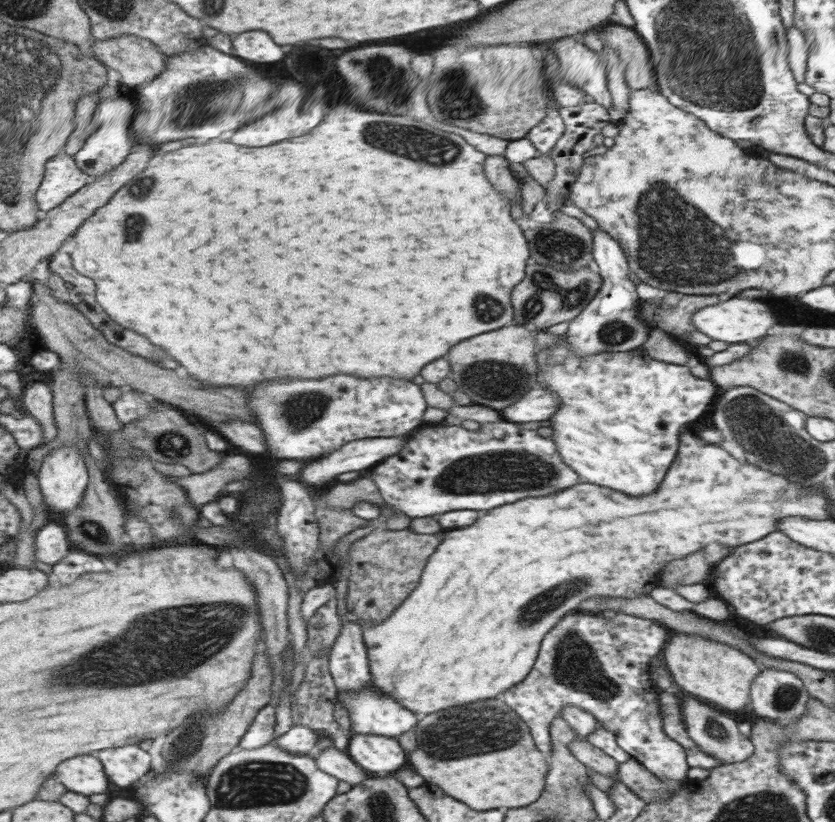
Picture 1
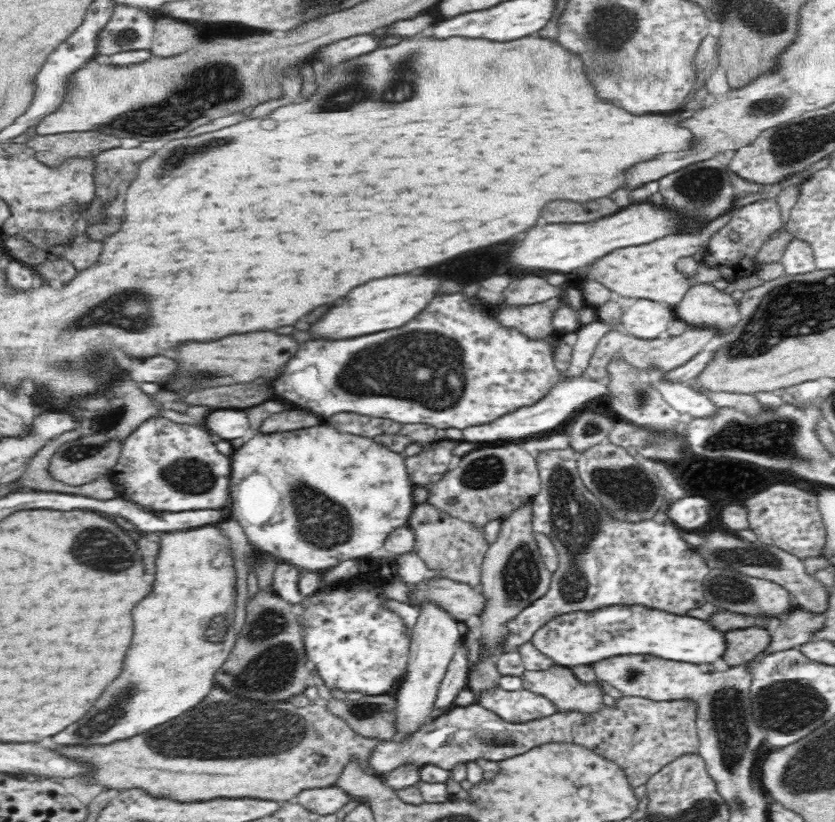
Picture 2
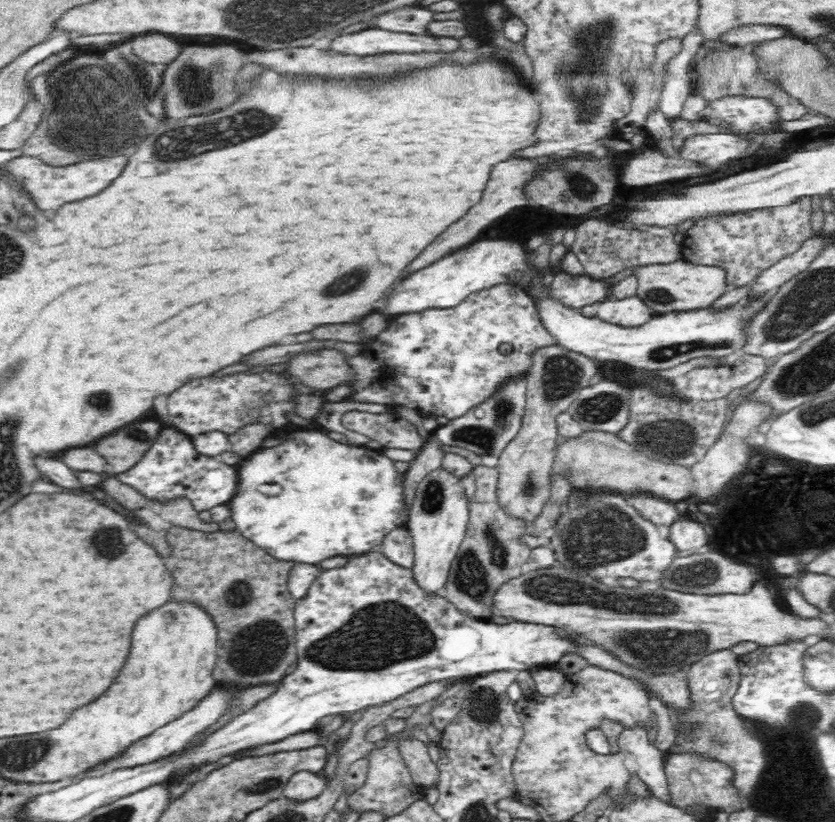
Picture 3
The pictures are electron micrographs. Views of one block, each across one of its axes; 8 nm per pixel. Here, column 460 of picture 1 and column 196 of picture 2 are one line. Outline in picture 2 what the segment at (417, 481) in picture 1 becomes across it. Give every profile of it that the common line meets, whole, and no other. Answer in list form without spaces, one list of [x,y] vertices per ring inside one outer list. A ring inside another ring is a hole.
[[[150,418],[126,437],[121,450],[110,474],[120,498],[160,512],[220,509],[230,504],[231,457],[222,454],[210,434],[196,425]]]

